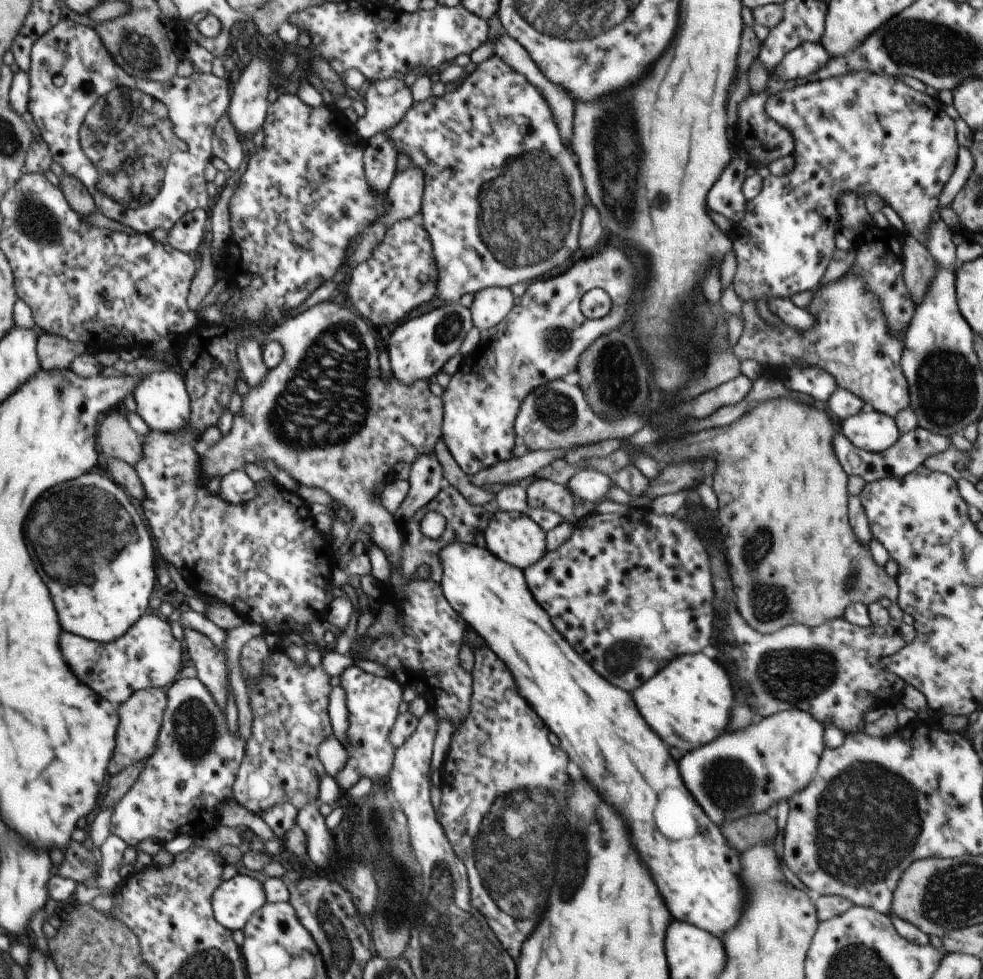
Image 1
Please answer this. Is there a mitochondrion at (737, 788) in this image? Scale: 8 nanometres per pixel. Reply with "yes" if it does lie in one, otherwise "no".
yes

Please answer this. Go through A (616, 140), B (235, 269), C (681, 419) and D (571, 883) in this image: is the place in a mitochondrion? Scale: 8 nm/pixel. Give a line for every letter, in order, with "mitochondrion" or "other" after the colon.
A: mitochondrion
B: other
C: other
D: mitochondrion

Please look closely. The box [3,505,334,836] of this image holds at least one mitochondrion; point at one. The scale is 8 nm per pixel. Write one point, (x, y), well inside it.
(195, 730)

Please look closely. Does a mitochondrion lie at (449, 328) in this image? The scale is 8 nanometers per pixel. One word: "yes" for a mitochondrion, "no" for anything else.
yes

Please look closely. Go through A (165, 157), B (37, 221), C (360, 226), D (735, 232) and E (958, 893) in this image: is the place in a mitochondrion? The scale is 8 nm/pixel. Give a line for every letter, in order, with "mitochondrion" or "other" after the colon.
A: mitochondrion
B: mitochondrion
C: other
D: other
E: mitochondrion

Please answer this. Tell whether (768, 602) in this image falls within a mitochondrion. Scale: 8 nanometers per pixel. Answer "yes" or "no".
yes

